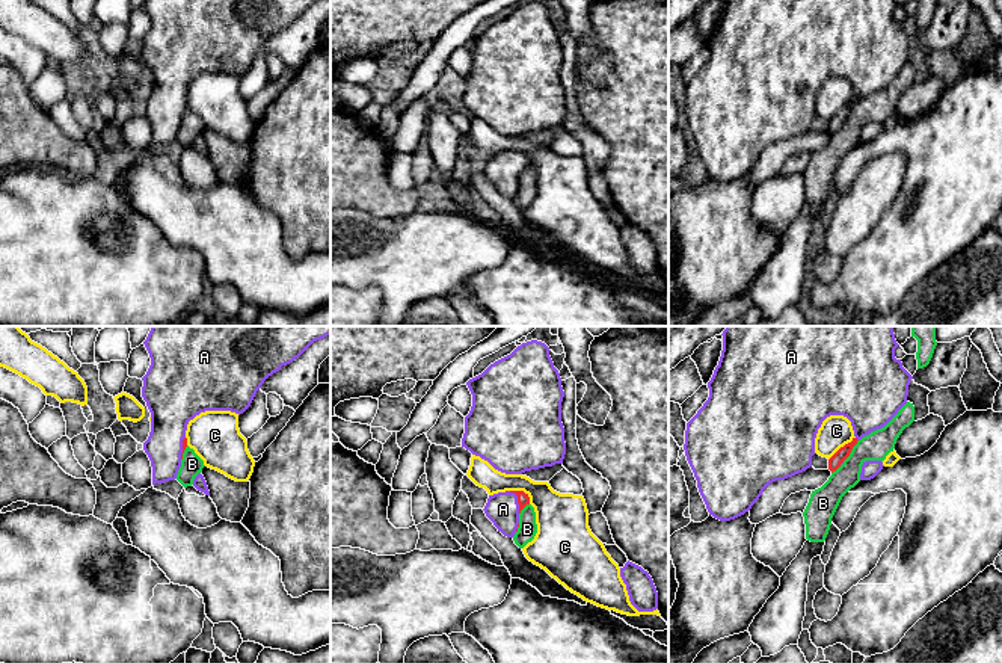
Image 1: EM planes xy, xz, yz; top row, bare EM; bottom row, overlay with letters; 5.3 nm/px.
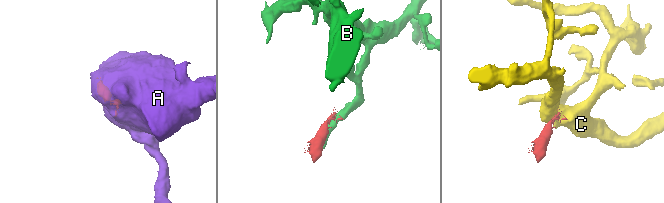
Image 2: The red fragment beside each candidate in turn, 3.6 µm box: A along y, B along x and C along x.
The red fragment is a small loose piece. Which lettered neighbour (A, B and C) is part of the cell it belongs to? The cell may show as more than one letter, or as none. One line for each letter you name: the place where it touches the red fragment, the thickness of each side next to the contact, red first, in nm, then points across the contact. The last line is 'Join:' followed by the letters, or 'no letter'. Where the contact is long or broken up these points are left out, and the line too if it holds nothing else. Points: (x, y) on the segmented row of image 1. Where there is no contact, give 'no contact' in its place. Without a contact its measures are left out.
A: meets red in xz at (518, 499); 60 nm thick on the red side, 180 nm on the other
Join: A

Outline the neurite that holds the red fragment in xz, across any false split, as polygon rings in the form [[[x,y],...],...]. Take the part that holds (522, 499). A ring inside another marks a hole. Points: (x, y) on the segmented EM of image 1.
[[[506,491],[489,495],[483,510],[498,532],[513,538],[519,527],[519,513],[527,504],[530,497],[524,491]]]

